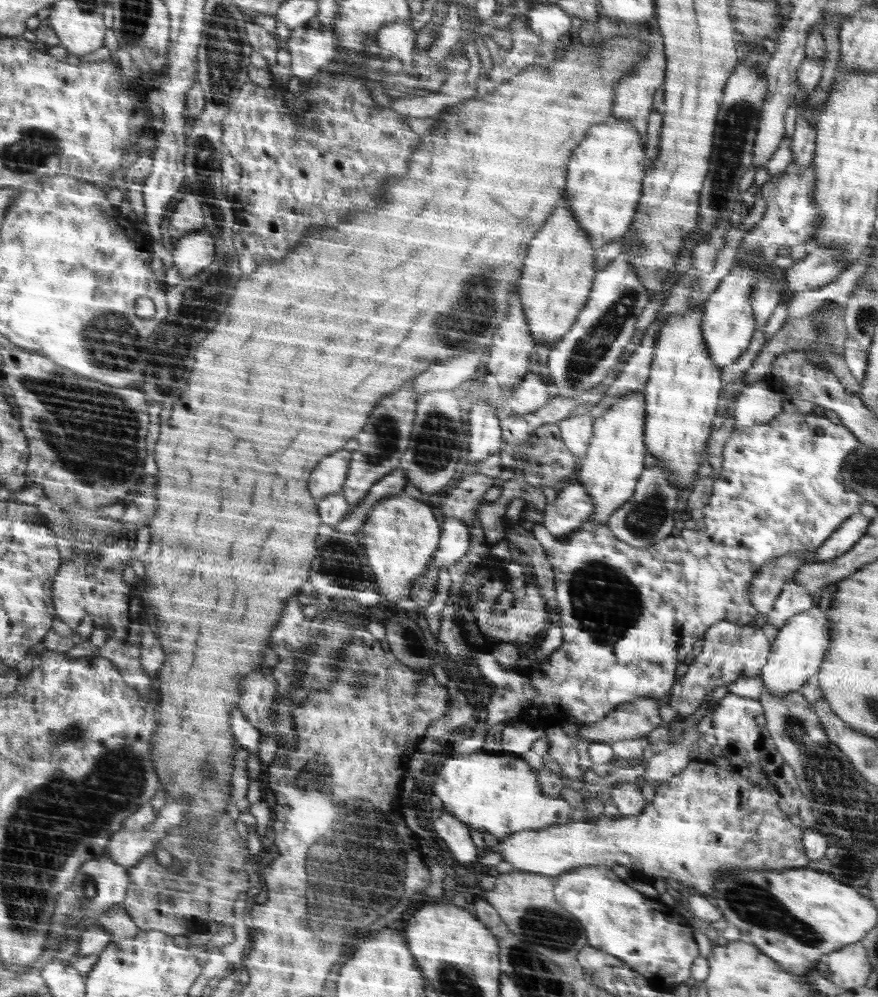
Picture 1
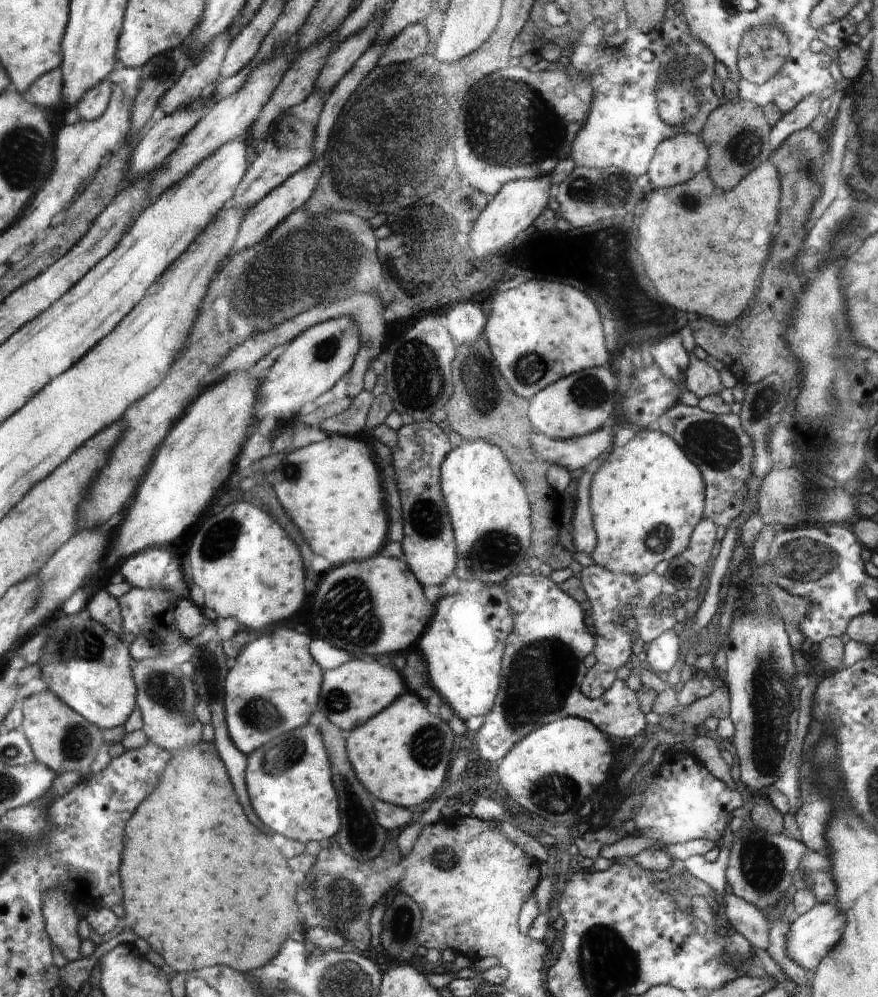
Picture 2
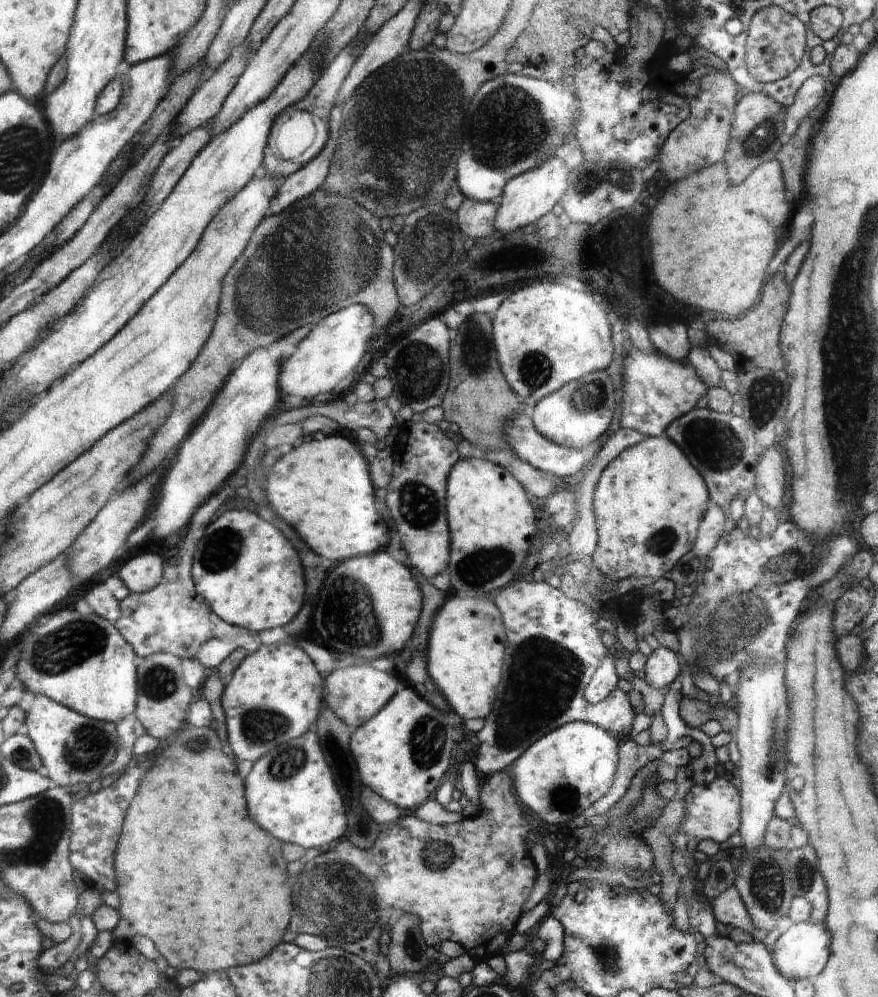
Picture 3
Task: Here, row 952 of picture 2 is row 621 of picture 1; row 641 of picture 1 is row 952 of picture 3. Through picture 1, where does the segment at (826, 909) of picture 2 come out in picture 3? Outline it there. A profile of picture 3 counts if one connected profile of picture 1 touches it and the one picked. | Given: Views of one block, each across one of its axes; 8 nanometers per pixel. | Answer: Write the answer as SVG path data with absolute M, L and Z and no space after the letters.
M788 922L784 926L782 936L773 943L773 962L782 975L787 978L792 976L793 981L800 978L813 981L826 967L828 952L830 952L828 944L830 944L830 934L824 923Z

